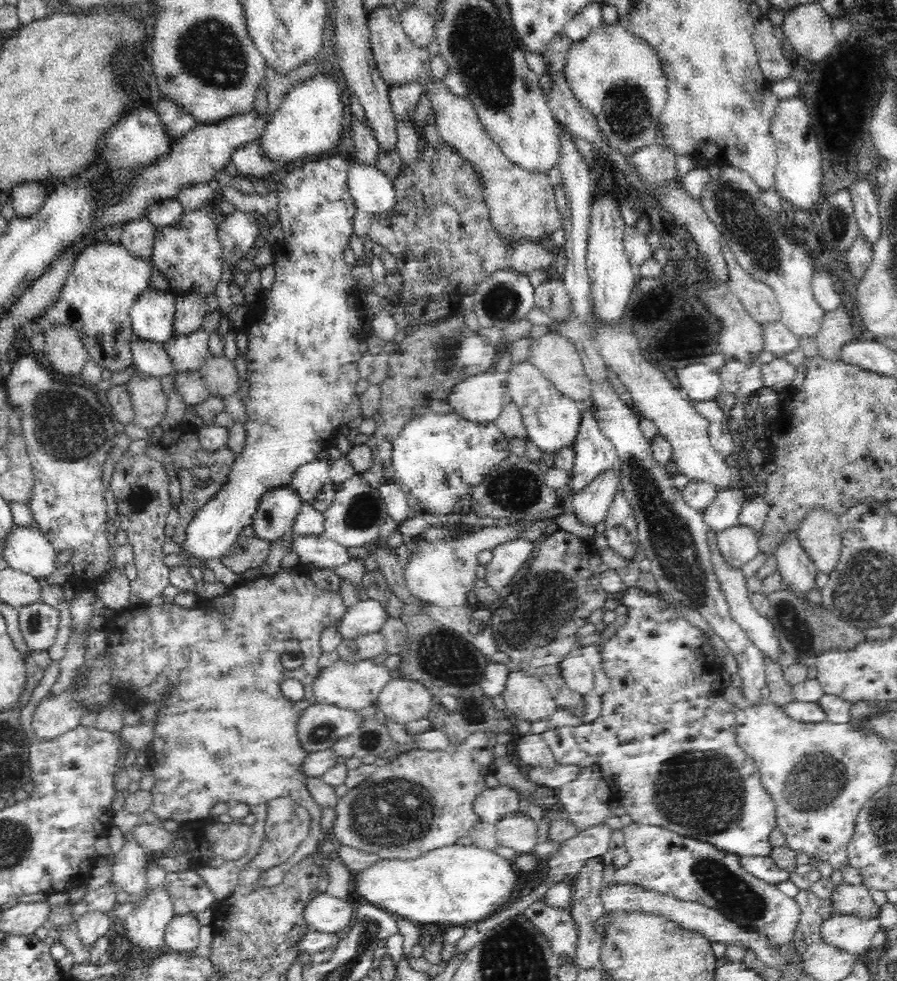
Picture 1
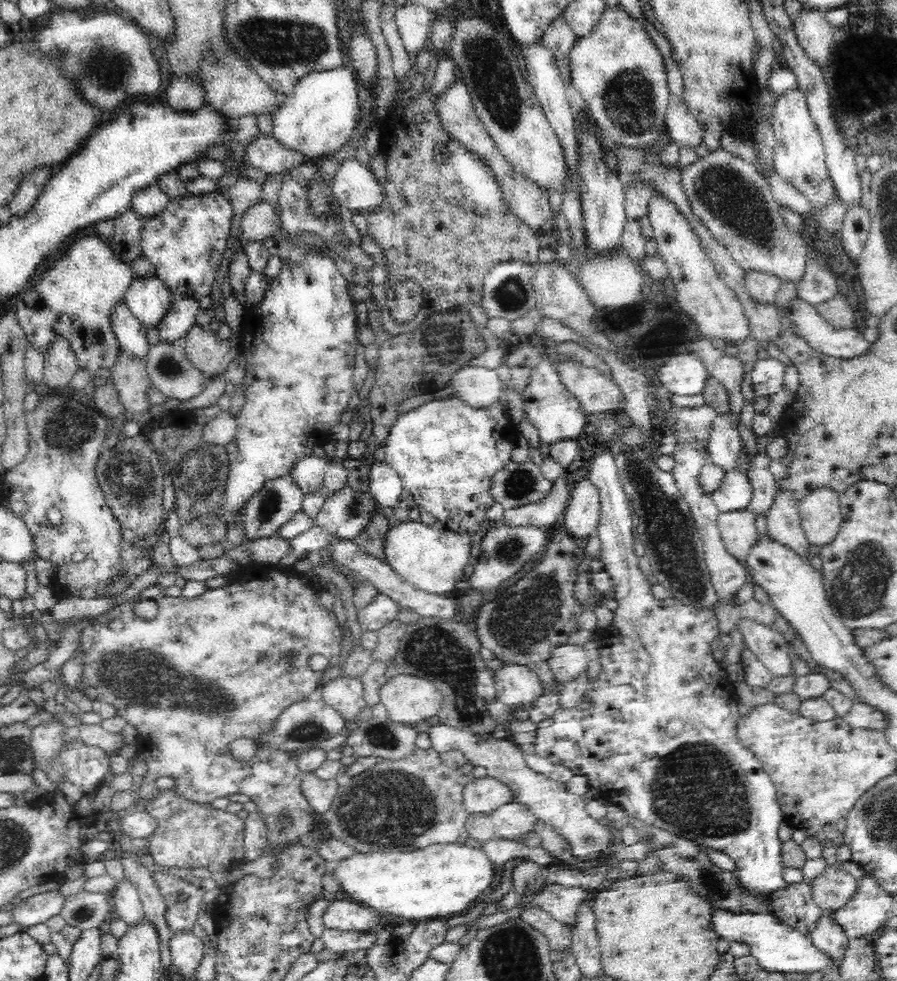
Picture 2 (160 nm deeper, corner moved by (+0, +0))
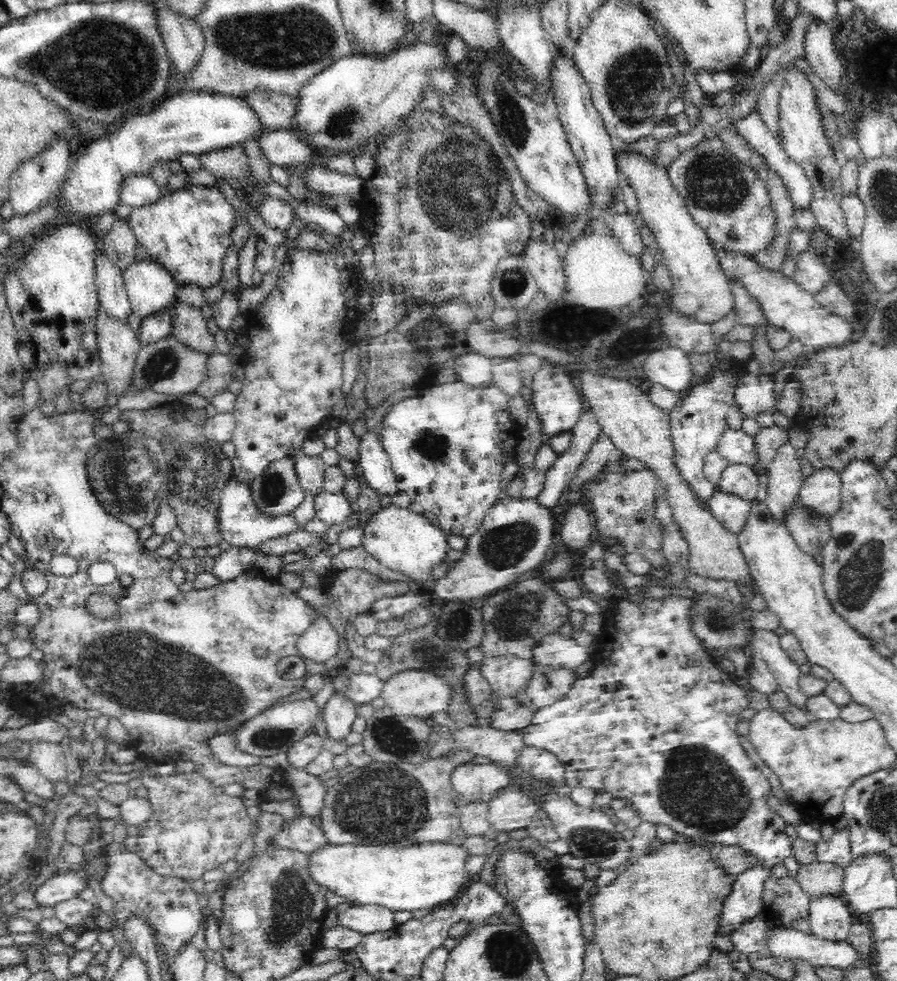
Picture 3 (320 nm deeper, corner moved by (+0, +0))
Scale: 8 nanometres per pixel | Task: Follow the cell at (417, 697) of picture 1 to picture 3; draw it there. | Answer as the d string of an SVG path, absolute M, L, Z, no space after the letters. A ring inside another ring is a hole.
M404 670L385 681L381 697L394 714L425 720L436 712L445 712L451 703L451 694L451 687L443 678L423 670Z

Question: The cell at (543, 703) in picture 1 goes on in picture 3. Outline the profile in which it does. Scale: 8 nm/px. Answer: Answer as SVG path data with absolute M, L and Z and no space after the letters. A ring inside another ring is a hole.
M514 655L492 656L482 658L480 671L488 683L492 685L493 692L499 698L519 697L520 692L526 691L533 672L533 663L522 660Z

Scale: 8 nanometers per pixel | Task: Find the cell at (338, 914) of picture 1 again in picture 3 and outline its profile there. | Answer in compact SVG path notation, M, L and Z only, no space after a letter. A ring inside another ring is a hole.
M347 904L337 910L338 926L359 932L362 935L390 930L395 920L394 911L376 905Z

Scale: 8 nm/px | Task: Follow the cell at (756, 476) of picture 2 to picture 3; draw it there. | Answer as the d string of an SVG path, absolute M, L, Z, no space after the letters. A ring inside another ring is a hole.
M777 424L759 428L757 434L754 436L758 460L752 466L758 476L762 472L766 472L766 476L769 476L770 468L774 463L774 456L776 456L778 447L784 441L788 441L789 431L786 428L780 428Z

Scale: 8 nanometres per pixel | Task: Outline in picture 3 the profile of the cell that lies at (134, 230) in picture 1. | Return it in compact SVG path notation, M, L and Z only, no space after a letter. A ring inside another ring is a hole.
M115 217L112 229L103 238L105 257L122 272L135 264L138 239L128 220Z

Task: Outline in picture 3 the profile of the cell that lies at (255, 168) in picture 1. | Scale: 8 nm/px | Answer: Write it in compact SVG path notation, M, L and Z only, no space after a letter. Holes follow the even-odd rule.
M288 129L265 131L259 147L268 164L276 164L285 169L310 162L312 154L316 153L298 135L298 131Z

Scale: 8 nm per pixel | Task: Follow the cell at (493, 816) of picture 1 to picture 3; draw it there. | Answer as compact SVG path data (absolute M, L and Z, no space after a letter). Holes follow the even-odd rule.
M468 762L452 772L452 784L457 794L468 804L489 804L498 792L511 782L502 769L493 764L474 764Z

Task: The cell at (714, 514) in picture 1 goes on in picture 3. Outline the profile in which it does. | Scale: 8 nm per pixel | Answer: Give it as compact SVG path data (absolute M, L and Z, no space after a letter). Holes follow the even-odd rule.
M729 464L716 488L720 493L736 496L744 501L754 501L758 486L760 486L760 482L758 482L757 473L751 466Z

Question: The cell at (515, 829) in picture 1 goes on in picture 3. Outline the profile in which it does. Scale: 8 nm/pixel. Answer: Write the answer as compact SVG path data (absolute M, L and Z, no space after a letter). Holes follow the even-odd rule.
M512 783L502 788L488 805L488 820L492 828L505 833L526 829L538 810L533 799L519 785Z

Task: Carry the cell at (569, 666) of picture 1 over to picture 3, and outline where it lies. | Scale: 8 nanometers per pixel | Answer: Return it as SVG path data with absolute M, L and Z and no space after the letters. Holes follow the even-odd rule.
M562 634L546 636L544 640L540 640L540 646L536 646L532 651L534 651L536 662L551 666L556 670L560 670L560 668L576 669L590 656L585 647L578 645L572 637L566 638Z

